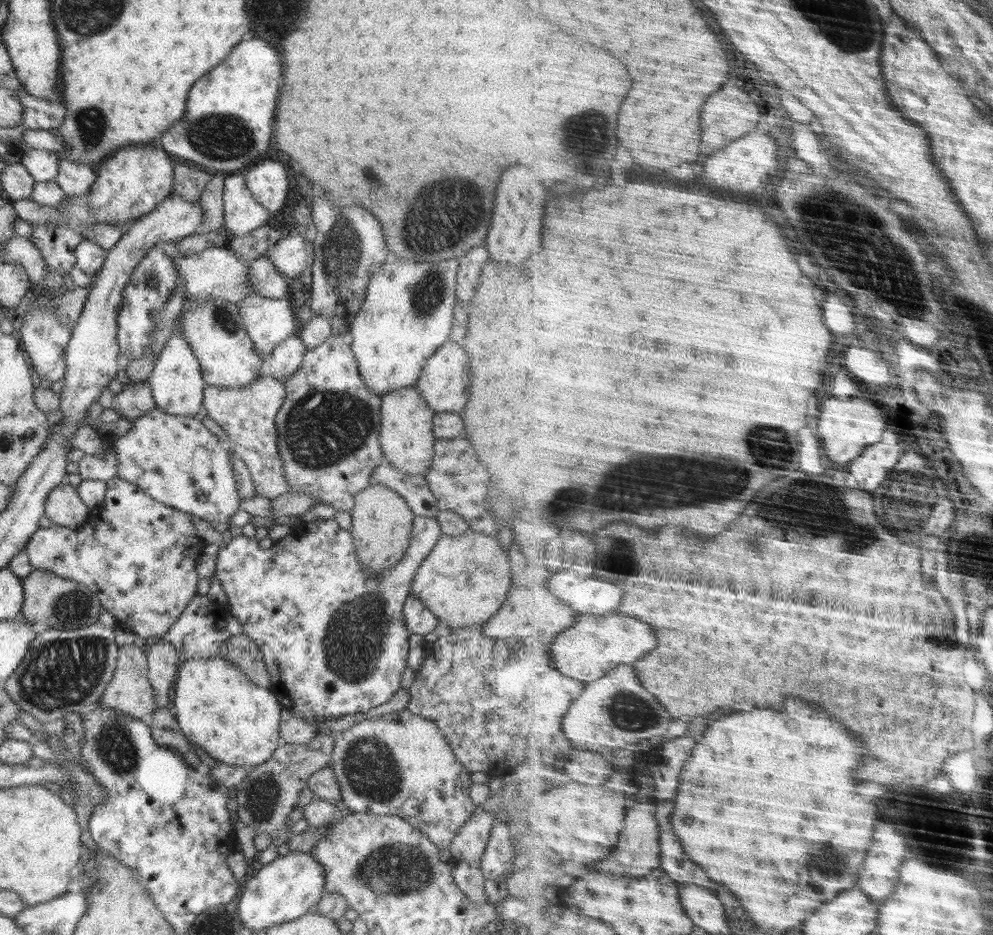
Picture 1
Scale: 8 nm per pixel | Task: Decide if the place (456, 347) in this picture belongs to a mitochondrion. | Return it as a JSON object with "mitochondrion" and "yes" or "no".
{"mitochondrion":"no"}

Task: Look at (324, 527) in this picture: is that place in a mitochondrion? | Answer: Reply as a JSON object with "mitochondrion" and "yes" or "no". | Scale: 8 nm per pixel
{"mitochondrion":"no"}

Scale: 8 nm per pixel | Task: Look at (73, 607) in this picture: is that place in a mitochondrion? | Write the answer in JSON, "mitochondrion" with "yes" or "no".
{"mitochondrion":"yes"}

